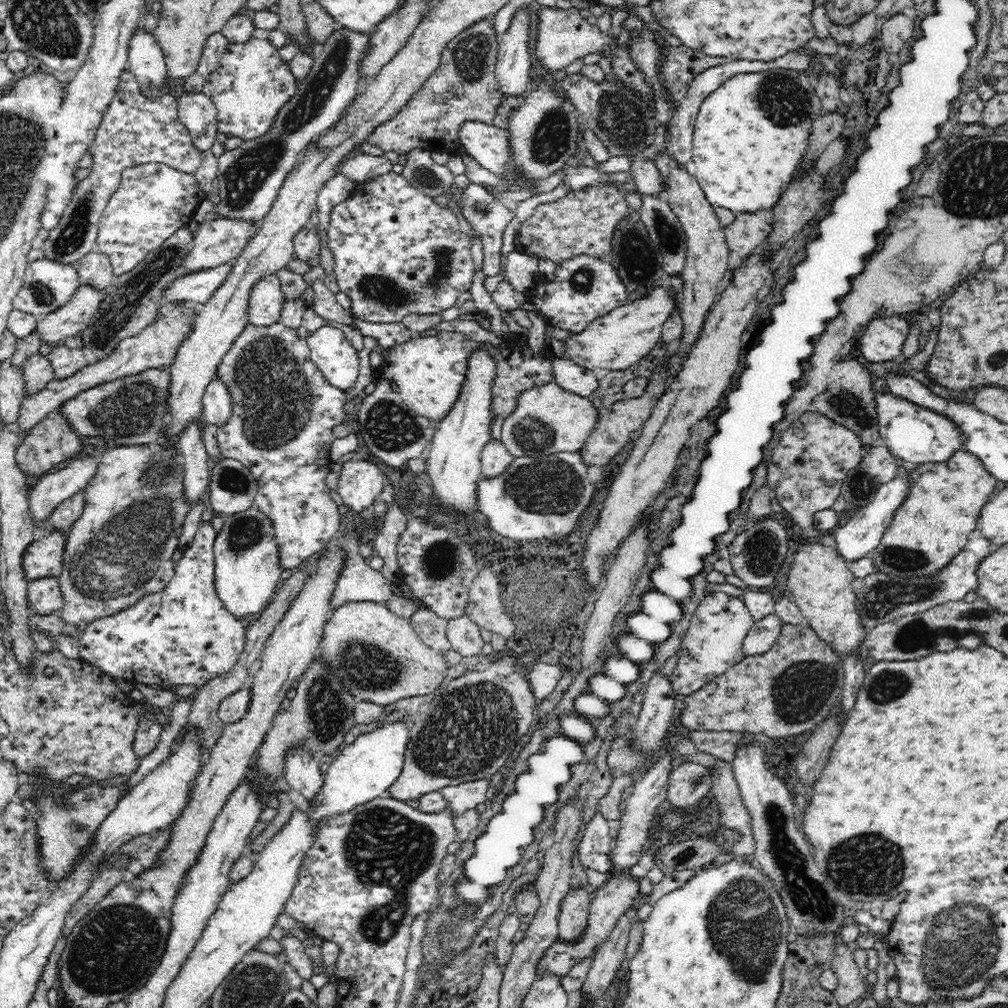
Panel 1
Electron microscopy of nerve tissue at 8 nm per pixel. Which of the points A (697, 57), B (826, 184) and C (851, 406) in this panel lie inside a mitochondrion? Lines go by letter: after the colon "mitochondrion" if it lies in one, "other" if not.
A: other
B: other
C: mitochondrion

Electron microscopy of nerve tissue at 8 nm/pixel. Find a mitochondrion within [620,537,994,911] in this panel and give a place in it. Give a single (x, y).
(869, 864)

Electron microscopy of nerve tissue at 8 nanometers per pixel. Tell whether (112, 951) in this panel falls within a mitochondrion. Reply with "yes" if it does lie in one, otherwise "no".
yes

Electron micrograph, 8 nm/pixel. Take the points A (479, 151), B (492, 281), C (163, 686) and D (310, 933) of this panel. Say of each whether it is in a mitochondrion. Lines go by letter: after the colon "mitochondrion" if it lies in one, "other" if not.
A: other
B: other
C: other
D: other

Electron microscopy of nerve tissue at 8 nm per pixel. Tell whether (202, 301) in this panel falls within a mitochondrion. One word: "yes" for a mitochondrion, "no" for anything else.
no

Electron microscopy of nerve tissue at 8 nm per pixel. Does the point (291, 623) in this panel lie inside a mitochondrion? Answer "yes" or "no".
no

